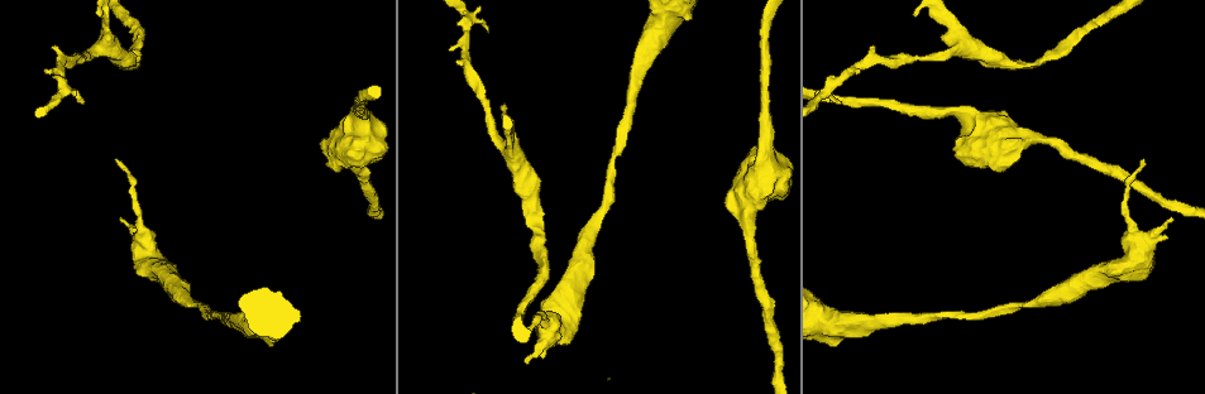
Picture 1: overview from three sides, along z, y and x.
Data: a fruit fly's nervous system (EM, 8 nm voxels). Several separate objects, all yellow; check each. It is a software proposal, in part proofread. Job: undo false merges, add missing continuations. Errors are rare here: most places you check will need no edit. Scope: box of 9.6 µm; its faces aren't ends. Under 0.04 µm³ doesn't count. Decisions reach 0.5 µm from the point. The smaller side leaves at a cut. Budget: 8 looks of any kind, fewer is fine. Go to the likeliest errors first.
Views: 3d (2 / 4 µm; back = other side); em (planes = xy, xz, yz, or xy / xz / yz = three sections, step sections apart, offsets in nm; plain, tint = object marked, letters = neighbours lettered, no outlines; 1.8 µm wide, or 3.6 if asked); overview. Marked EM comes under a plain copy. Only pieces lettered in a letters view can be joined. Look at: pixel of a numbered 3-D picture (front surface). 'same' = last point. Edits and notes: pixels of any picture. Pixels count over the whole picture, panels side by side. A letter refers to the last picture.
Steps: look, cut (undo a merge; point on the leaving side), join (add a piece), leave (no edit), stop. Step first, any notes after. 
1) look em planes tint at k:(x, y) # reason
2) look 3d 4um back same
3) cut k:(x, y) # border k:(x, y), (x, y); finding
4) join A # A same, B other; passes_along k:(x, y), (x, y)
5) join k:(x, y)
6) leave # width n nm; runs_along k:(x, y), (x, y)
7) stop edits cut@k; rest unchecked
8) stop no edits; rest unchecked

look em planes letters at 1:(503, 105)

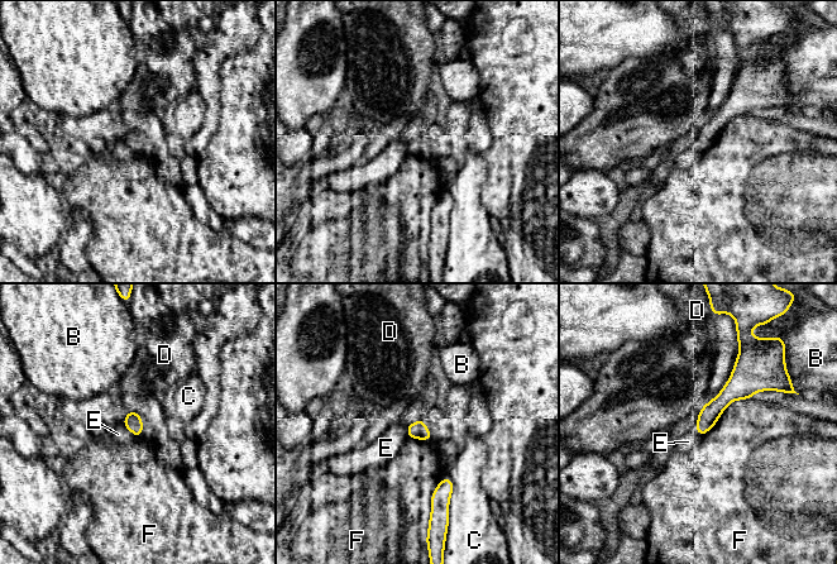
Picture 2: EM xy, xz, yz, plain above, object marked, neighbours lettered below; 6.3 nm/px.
leave # width 110 nm; B other, C other, D other, E other, F other; border 2:(124, 426), (138, 438); no lettered piece goes on from it

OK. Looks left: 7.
look 3d 4um at 1:(119, 217) # free end

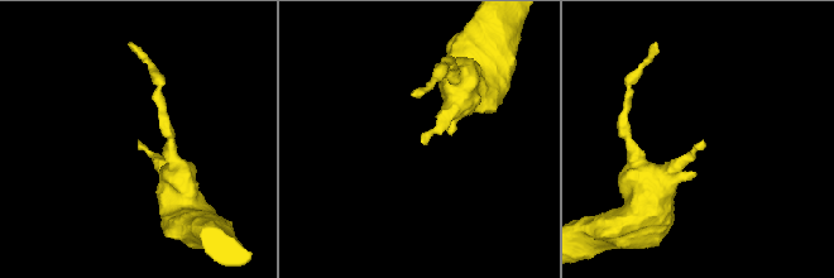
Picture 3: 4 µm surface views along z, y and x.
look em yz step 4 tint at 3:(702, 141)

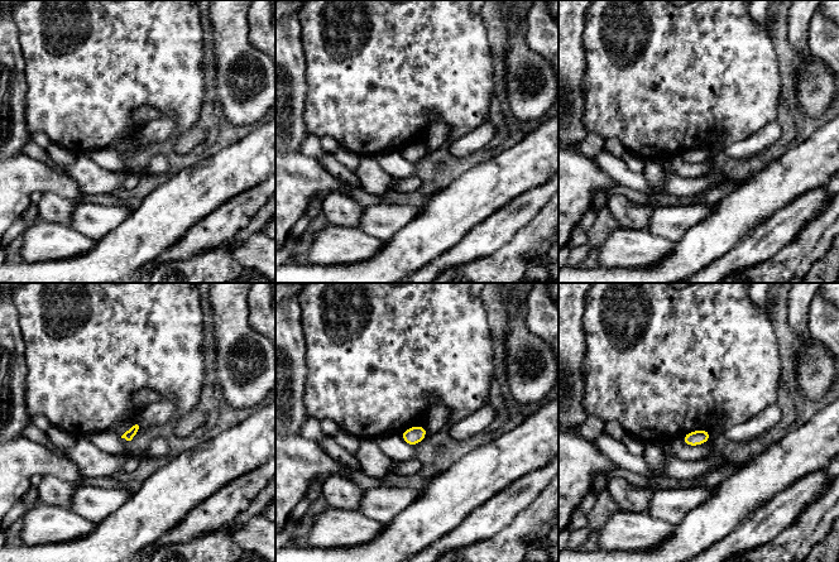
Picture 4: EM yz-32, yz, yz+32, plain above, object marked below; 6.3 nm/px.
look em xy step 4 letters same

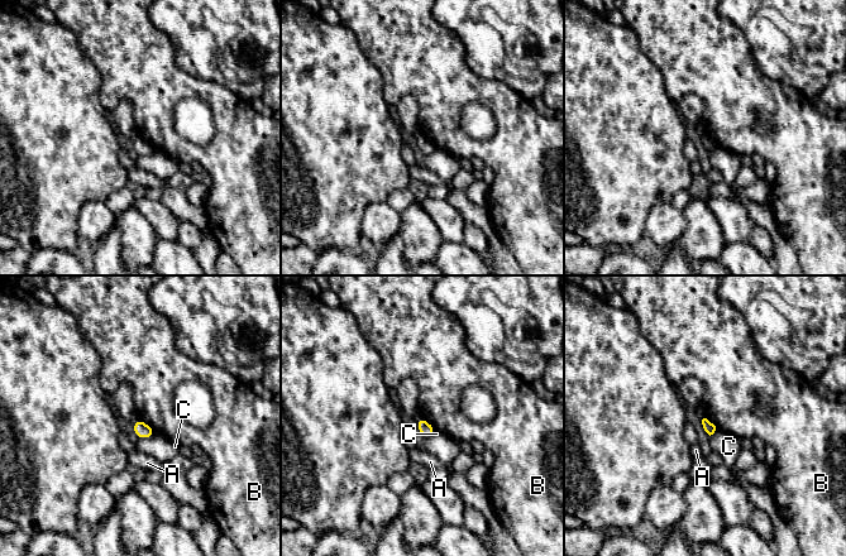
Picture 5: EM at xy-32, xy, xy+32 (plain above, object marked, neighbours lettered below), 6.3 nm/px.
leave # A other, B other, C other; border 5:(138, 417), (156, 432); none of them fits

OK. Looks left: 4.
look 3d 2um at 1:(84, 102) # branch stops here

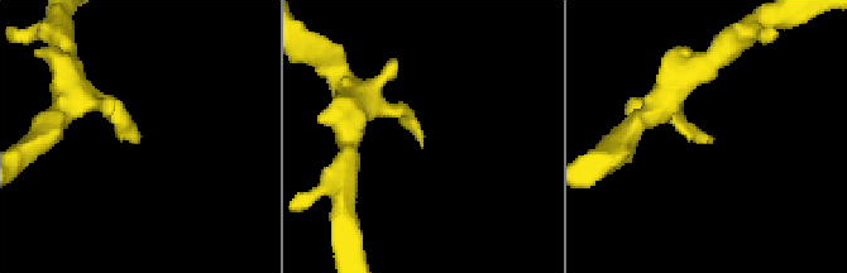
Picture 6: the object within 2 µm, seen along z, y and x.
look em xy step 4 tint at 6:(710, 137) # shape alone is not enough

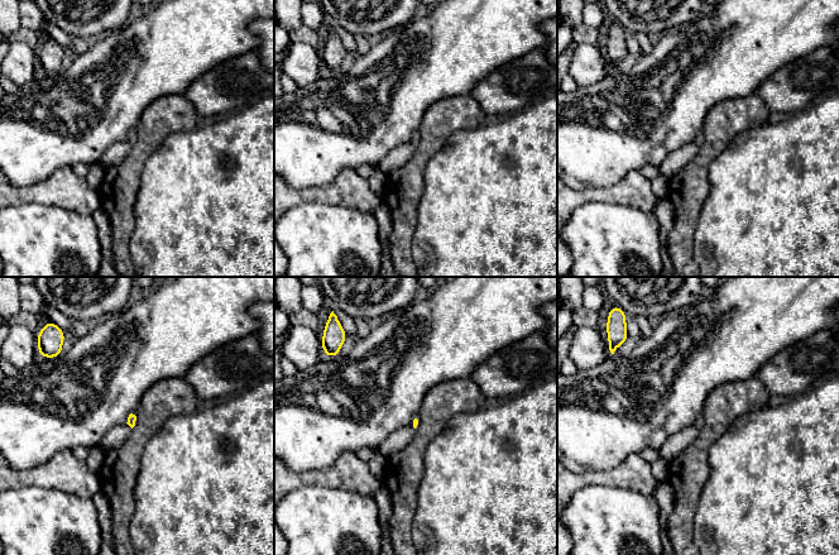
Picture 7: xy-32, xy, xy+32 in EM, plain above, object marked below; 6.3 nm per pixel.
look em planes letters same

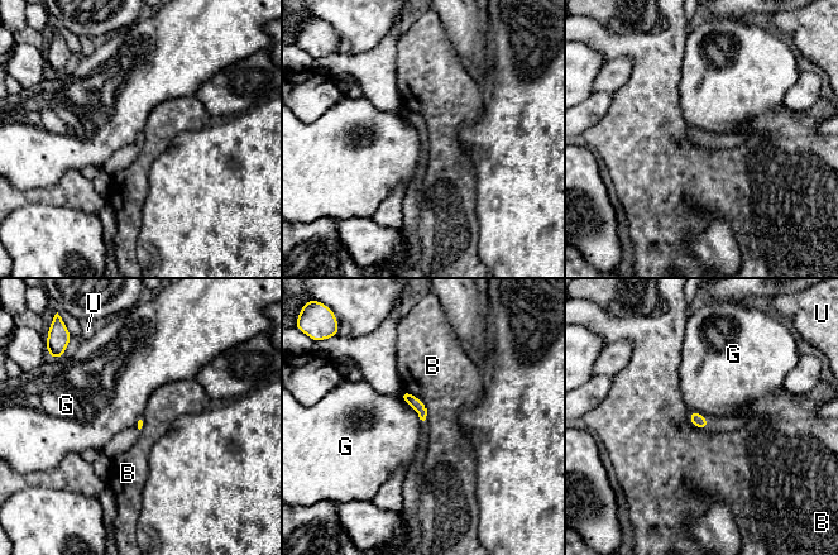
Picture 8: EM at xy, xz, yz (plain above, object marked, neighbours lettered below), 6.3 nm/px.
leave # B other, G other, U other; border 8:(410, 405), (420, 419); none of them fits

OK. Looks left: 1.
stop no edits; rest unchecked

